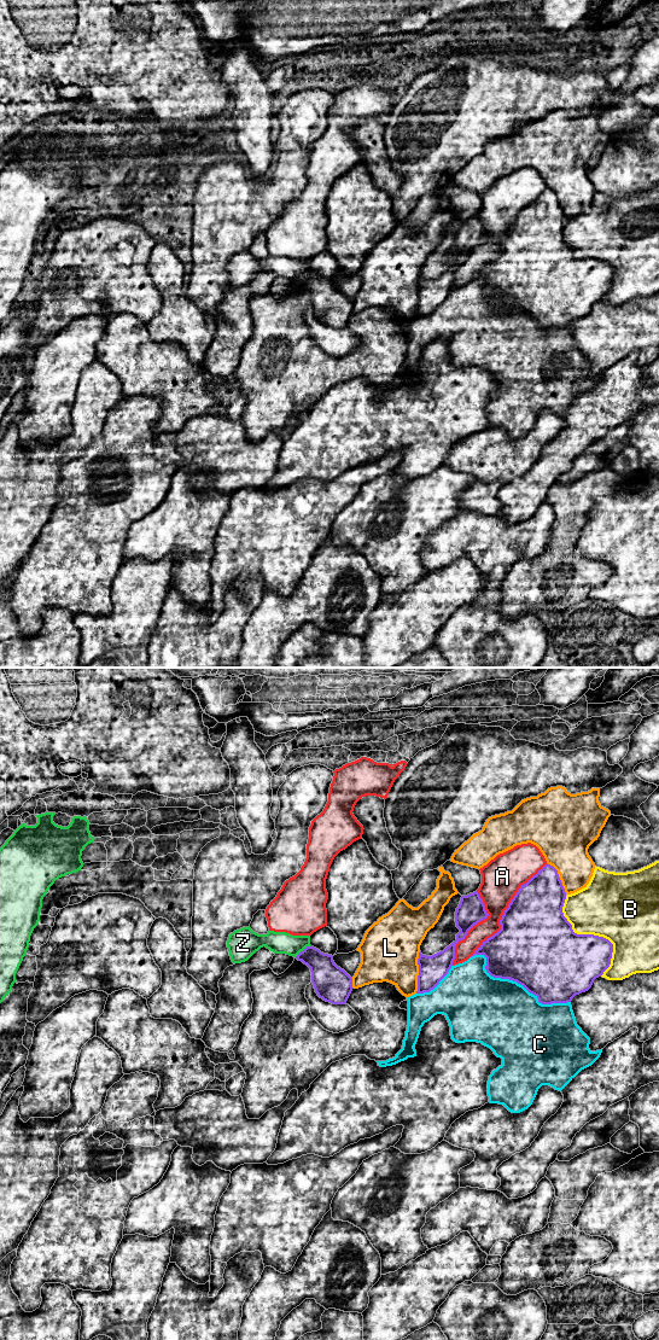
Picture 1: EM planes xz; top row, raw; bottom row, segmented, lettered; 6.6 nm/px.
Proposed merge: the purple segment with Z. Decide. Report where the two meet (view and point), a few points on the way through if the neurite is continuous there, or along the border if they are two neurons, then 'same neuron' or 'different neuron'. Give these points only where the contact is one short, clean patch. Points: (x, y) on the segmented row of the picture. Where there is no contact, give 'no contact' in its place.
xz (303, 950) | along xz (310, 945), (307, 945), (295, 956) | different neuron

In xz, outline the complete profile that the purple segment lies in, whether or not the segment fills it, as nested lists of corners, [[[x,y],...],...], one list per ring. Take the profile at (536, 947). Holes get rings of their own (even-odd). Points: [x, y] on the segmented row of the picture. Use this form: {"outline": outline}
{"outline": [[[547,863],[520,886],[503,911],[500,920],[501,930],[483,942],[472,956],[484,955],[486,957],[485,969],[491,977],[517,981],[535,995],[542,1004],[571,1002],[576,995],[588,991],[594,980],[610,967],[613,944],[603,937],[575,933],[572,925],[562,913],[565,899],[566,892],[558,870]]]}

